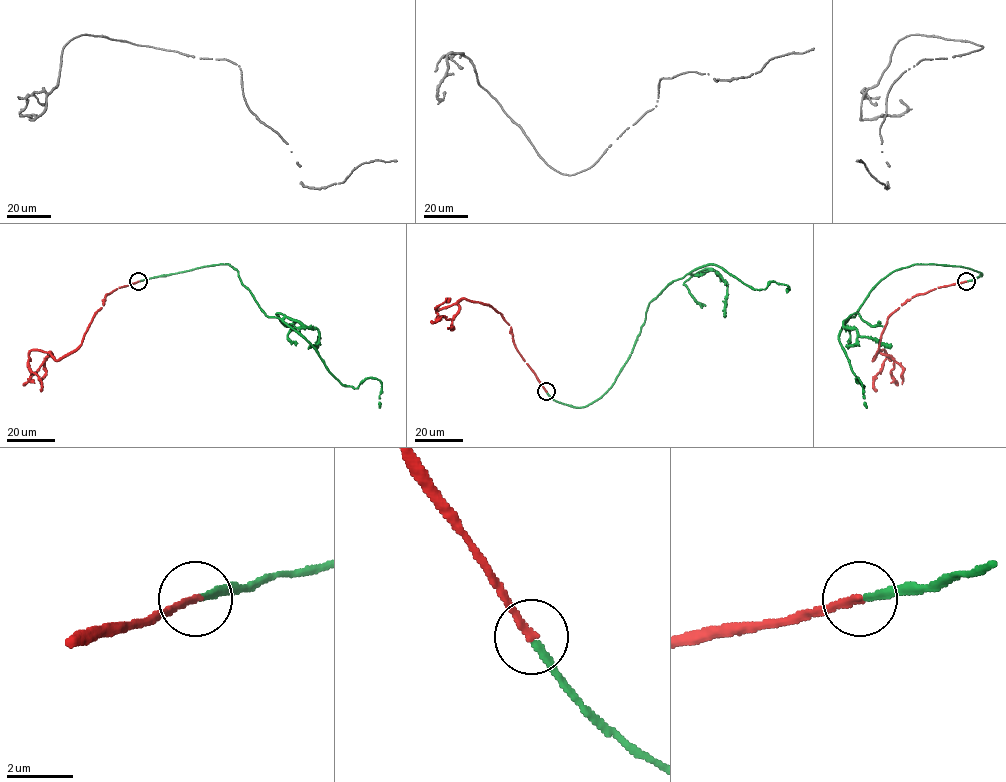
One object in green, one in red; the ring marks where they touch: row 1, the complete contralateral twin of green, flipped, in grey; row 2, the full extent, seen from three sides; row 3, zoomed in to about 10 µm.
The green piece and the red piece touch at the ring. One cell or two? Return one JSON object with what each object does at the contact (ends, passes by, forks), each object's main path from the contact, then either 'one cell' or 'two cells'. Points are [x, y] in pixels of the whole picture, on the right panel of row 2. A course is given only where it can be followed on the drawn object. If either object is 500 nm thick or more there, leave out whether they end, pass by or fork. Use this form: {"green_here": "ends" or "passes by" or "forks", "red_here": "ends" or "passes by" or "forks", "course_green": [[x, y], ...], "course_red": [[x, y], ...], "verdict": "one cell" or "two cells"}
{"green_here": "ends", "red_here": "ends", "course_green": [[966, 281], [982, 273], [902, 267], [844, 323], [838, 341], [867, 408]], "course_red": [[966, 281], [914, 296], [888, 318], [873, 358], [881, 350], [885, 352], [882, 368], [875, 377], [876, 391]], "verdict": "one cell"}

